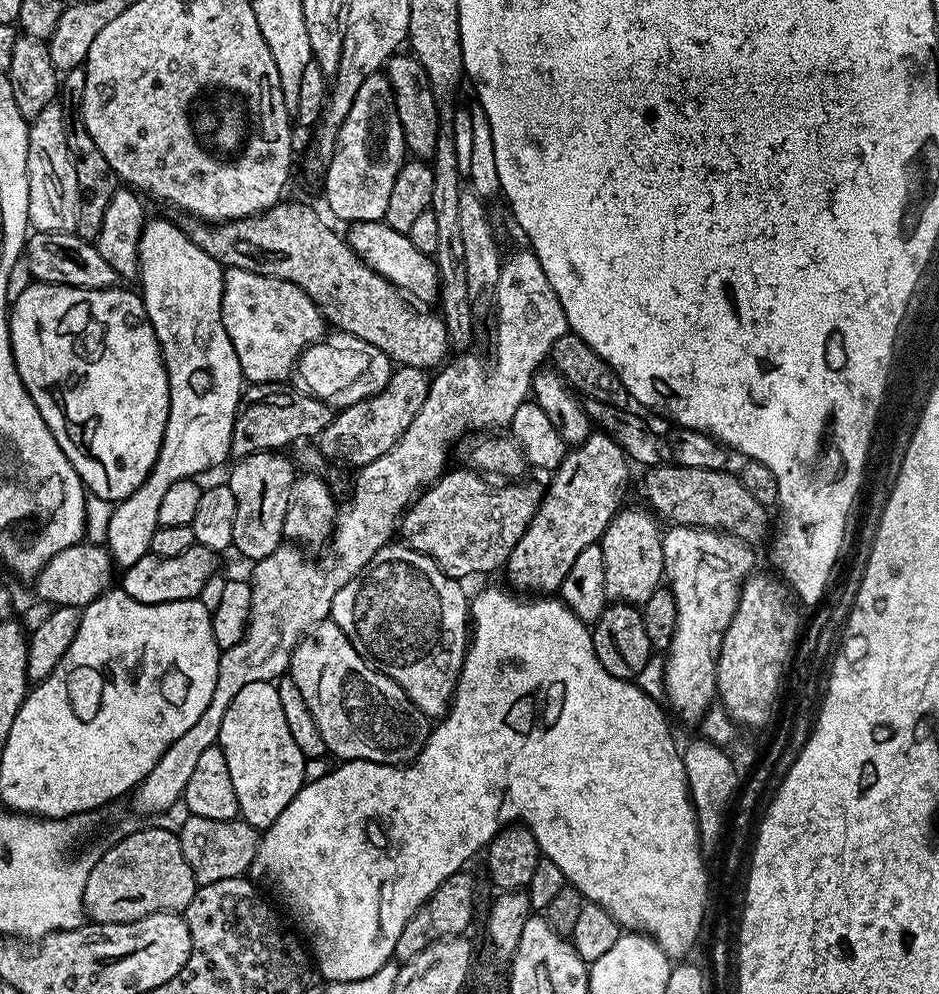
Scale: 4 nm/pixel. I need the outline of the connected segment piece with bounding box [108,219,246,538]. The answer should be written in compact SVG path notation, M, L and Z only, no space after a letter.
M149 219L144 225L144 229L140 232L140 262L138 265L138 281L140 280L139 295L146 306L146 314L150 318L150 322L154 326L154 334L160 343L160 353L164 359L164 369L168 371L168 393L170 394L170 406L168 407L168 417L166 418L166 430L162 438L162 446L158 450L158 458L154 462L154 466L150 470L150 474L146 478L146 482L142 486L138 486L138 490L134 490L132 496L128 496L119 501L113 507L112 517L110 518L110 526L108 527L109 537L128 536L131 532L137 532L141 538L147 538L156 531L158 527L158 505L162 502L162 498L166 495L166 490L170 490L170 486L174 486L174 482L182 482L183 480L191 480L200 478L203 472L208 472L211 468L216 468L224 459L232 456L232 435L234 434L234 422L236 414L242 407L242 393L246 387L244 372L240 369L238 362L238 354L234 354L234 342L230 338L230 334L226 334L226 326L222 326L222 294L224 293L224 270L223 264L219 264L214 258L210 258L210 254L206 254L206 250L202 250L202 246L194 246L194 242L184 233L183 227L179 223L171 224L168 220L152 220Z

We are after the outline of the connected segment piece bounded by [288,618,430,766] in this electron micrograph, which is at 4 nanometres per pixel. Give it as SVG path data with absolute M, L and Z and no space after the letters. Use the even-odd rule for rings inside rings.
M331 618L311 628L300 639L292 651L288 672L294 686L302 690L302 698L306 698L306 706L310 706L314 722L318 722L318 730L322 730L322 742L326 742L328 752L336 755L337 761L369 760L403 766L415 760L416 755L424 749L430 731L430 717L418 710L418 706L410 702L408 695L389 676L373 667Z

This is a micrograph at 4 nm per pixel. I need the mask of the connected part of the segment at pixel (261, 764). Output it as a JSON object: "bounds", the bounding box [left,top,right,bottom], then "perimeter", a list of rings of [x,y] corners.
{"bounds":[218,681,306,830],"perimeter":[[[273,681],[250,682],[250,686],[242,686],[242,690],[235,696],[234,702],[230,702],[226,714],[222,714],[222,730],[220,731],[218,747],[226,754],[226,766],[230,766],[230,779],[234,781],[234,794],[238,794],[239,819],[245,820],[250,826],[259,830],[269,828],[278,818],[278,814],[282,814],[282,810],[286,810],[286,806],[290,806],[290,802],[298,794],[298,790],[304,787],[306,783],[306,775],[304,776],[306,757],[302,754],[302,750],[298,750],[297,744],[294,743],[294,738],[290,734],[290,726],[286,726],[286,713],[282,710],[282,702],[278,699],[278,690]]]}

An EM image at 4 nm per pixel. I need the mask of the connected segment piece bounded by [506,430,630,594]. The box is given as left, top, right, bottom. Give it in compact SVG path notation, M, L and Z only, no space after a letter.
M593 430L586 442L575 445L551 473L552 481L543 493L526 534L510 550L506 565L508 580L524 594L556 594L570 566L586 546L597 543L613 516L621 511L620 499L628 484L630 461L606 433Z

